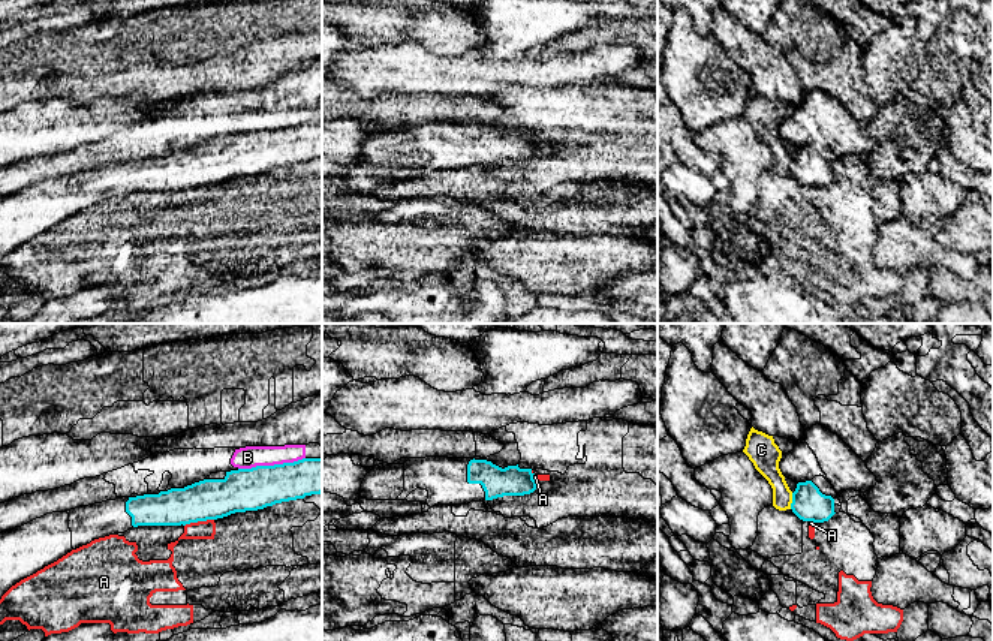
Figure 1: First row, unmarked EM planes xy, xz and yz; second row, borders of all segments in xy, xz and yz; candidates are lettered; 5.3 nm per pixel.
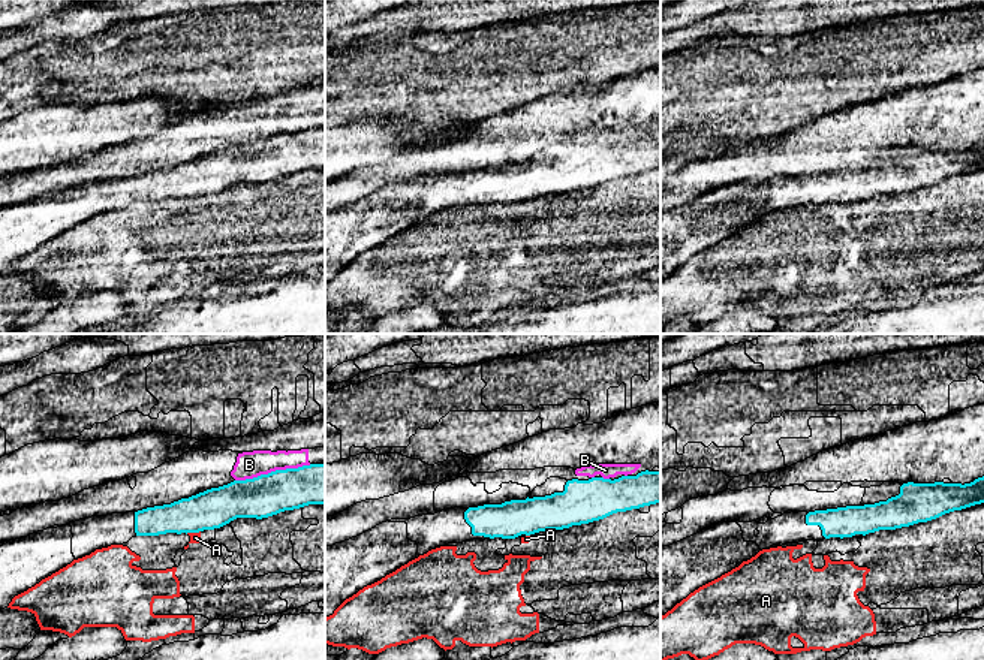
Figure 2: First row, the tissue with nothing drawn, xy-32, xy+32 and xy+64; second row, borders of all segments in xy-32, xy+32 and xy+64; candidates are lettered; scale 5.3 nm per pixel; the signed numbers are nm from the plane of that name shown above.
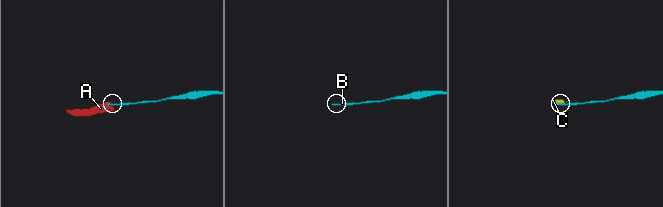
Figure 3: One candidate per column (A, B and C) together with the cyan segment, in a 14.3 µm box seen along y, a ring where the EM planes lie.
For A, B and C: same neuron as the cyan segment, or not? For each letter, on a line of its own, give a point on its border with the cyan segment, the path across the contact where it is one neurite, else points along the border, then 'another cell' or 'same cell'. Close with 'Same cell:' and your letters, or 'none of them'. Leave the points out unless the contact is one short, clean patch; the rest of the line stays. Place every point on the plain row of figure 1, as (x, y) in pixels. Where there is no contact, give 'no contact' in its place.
A: contact xy (198, 184); border xy (213, 183), (190, 186), (184, 190); another cell
B: contact xy (271, 131); border xy (304, 122), (295, 126), (238, 134); another cell
C: contact yz (793, 165); another cell
Same cell: none of them

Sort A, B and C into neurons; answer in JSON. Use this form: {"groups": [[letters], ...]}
{"groups": [["A"], ["B"], ["C"]]}

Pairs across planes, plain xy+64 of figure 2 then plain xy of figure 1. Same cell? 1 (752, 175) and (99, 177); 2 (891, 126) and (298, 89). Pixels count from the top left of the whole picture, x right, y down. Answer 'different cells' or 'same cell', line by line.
1: different cells
2: same cell

